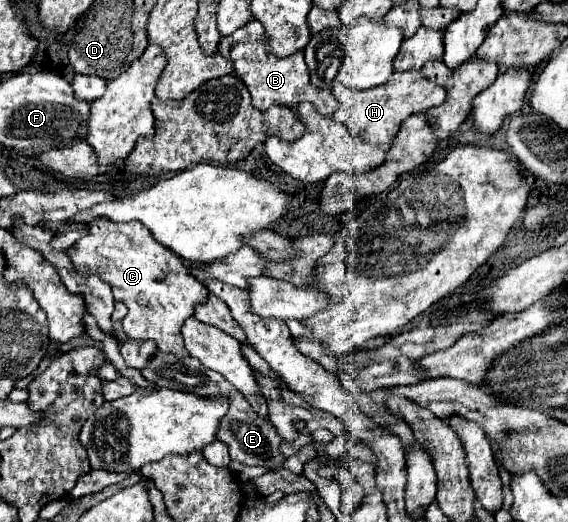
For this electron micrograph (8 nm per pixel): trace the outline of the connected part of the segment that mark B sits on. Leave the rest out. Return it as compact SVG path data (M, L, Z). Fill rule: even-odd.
M254 19L242 25L240 29L236 29L232 35L222 37L218 49L222 51L224 57L234 61L234 75L238 75L246 83L252 95L252 105L256 109L266 111L270 105L296 107L302 101L312 101L322 105L326 99L330 99L324 97L324 93L318 87L310 85L308 67L302 51L292 53L290 57L270 57L270 53L266 53L266 31Z

